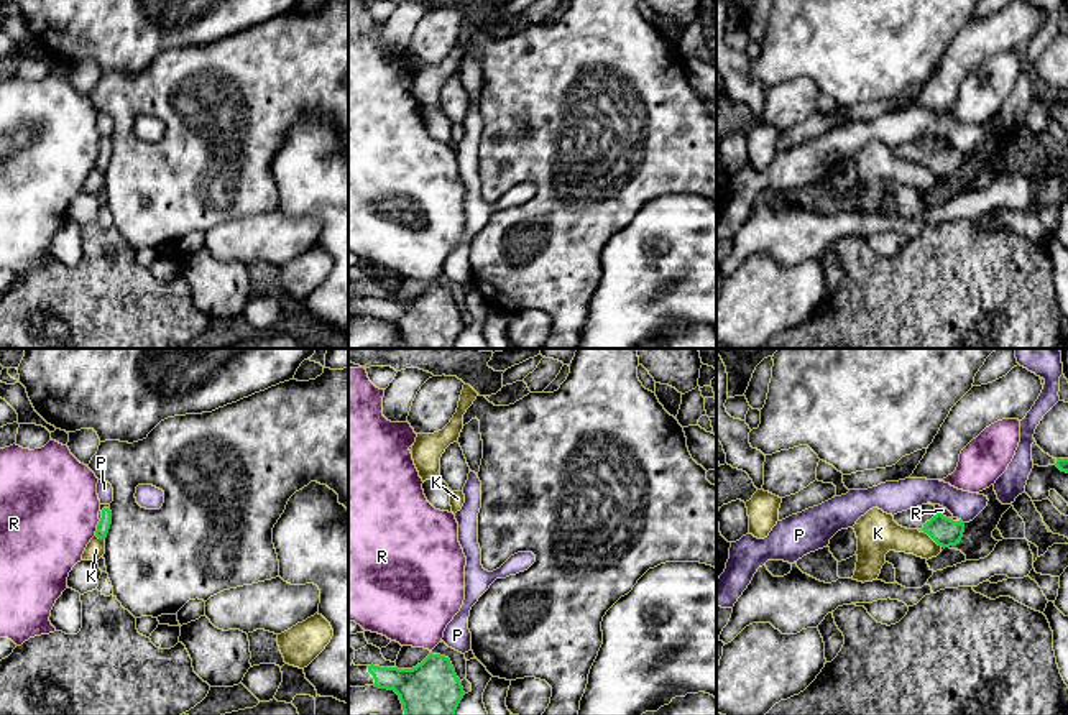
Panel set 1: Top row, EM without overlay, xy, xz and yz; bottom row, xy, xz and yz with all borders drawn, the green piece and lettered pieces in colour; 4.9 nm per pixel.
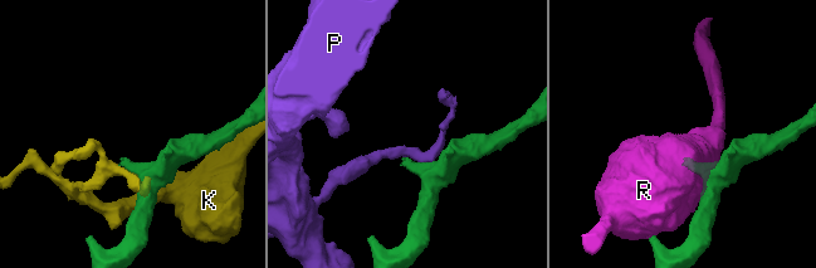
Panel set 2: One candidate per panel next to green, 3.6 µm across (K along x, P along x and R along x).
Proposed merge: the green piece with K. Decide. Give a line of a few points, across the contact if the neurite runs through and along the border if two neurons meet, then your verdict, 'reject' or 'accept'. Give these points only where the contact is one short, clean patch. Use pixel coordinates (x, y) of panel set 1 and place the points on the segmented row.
reject

